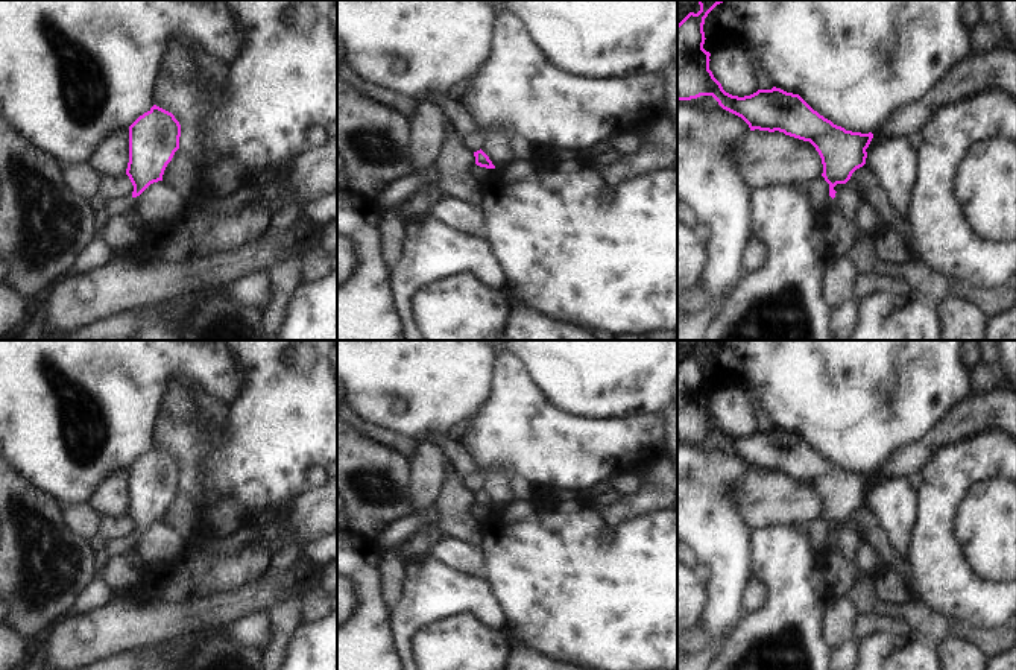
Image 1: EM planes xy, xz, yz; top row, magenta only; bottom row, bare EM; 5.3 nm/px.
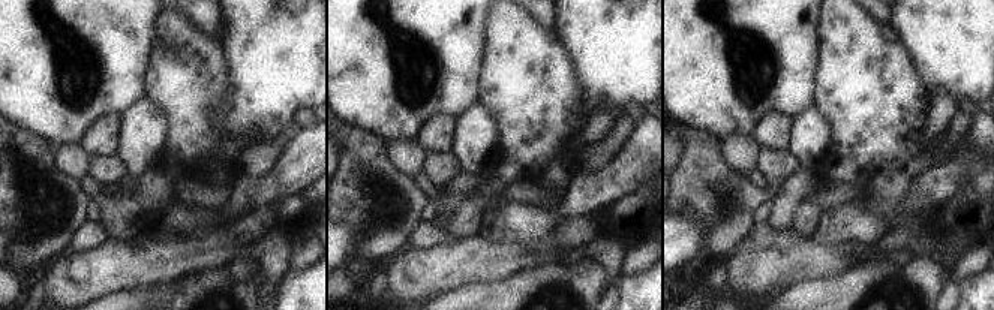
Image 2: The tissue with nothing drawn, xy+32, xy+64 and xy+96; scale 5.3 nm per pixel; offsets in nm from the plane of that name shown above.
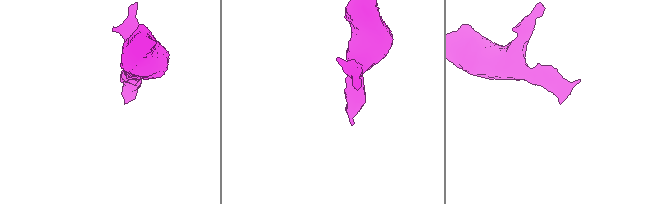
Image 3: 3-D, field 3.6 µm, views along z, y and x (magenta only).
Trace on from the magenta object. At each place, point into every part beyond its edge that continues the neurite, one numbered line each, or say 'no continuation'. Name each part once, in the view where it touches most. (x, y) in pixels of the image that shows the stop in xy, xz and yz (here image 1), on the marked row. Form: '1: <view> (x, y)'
no continuation

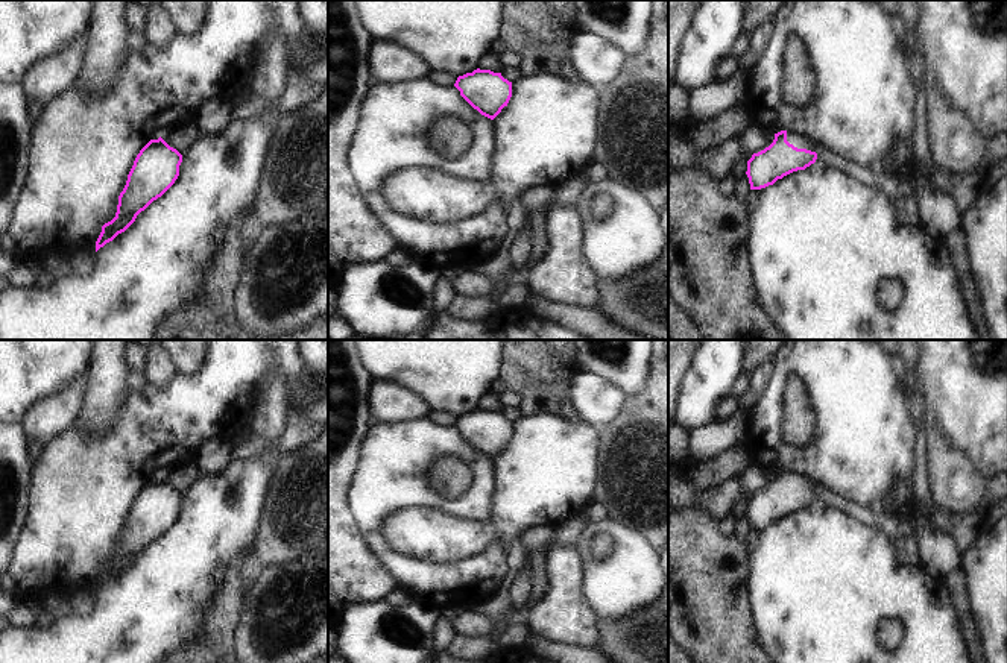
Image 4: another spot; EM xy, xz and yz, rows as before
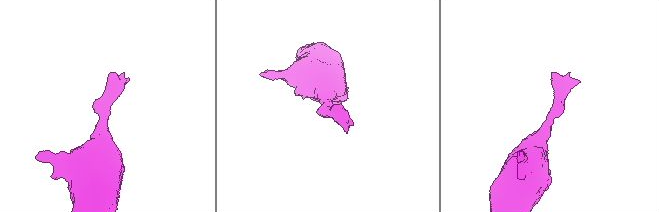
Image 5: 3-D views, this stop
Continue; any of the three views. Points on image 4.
1: yz (798, 140)

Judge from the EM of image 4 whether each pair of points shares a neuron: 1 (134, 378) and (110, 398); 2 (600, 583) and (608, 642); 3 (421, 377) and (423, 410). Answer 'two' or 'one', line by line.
1: two
2: two
3: two

